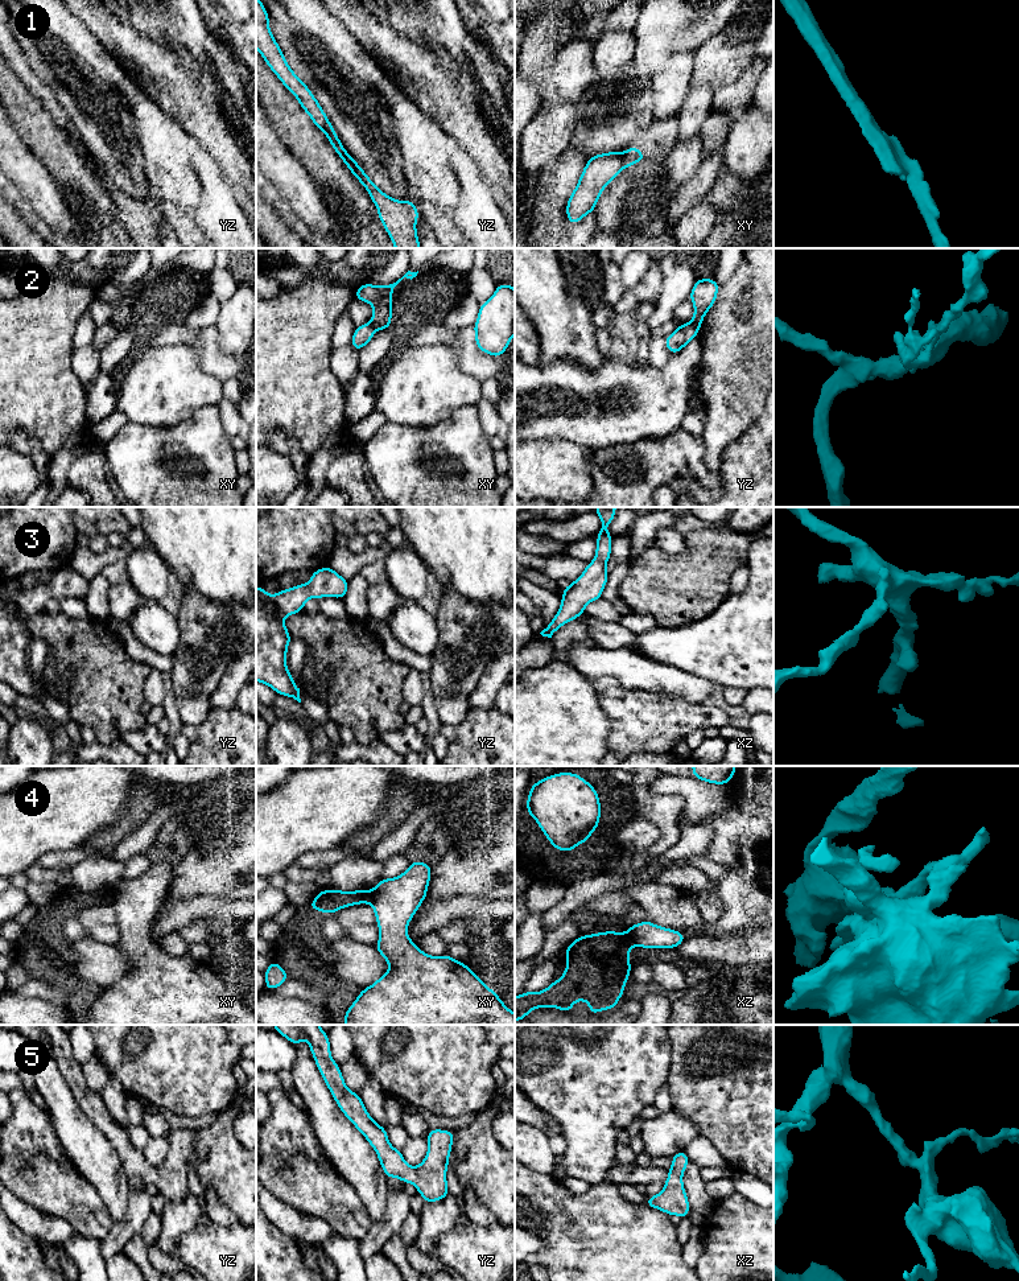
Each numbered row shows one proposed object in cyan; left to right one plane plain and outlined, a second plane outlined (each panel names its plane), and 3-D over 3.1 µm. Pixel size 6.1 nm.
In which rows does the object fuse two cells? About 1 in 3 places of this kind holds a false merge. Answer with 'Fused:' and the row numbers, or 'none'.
Fused: 1, 2, 4

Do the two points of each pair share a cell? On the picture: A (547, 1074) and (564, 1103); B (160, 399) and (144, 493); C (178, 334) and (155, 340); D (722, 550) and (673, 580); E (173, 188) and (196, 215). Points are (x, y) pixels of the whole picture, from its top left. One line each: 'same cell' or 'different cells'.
A: same cell
B: different cells
C: same cell
D: same cell
E: same cell

